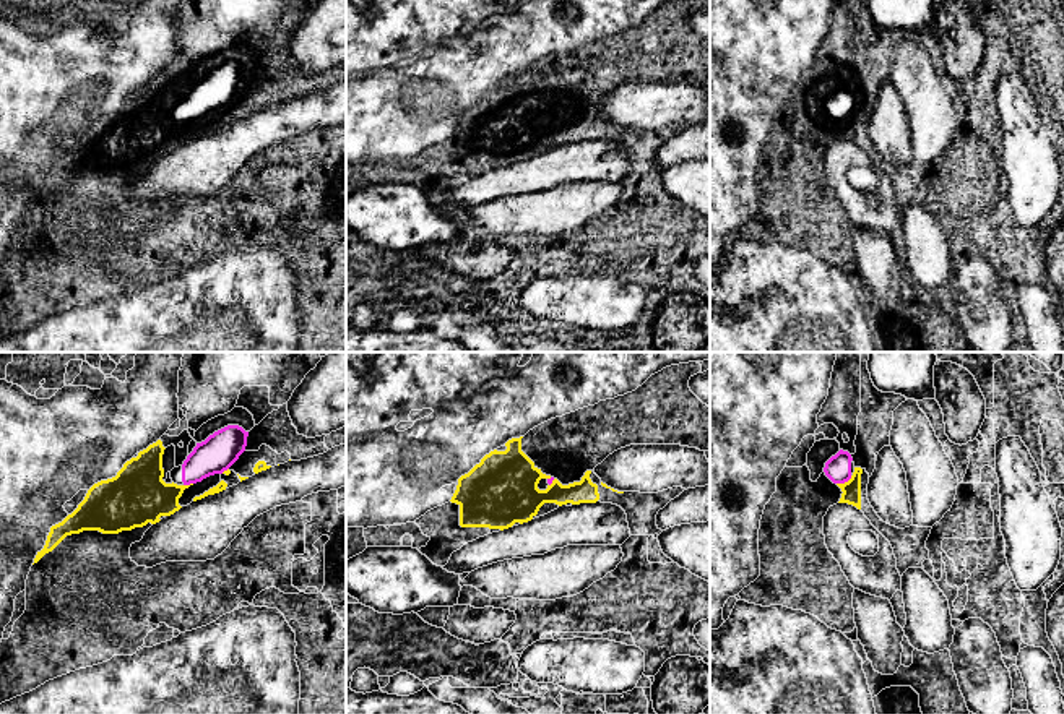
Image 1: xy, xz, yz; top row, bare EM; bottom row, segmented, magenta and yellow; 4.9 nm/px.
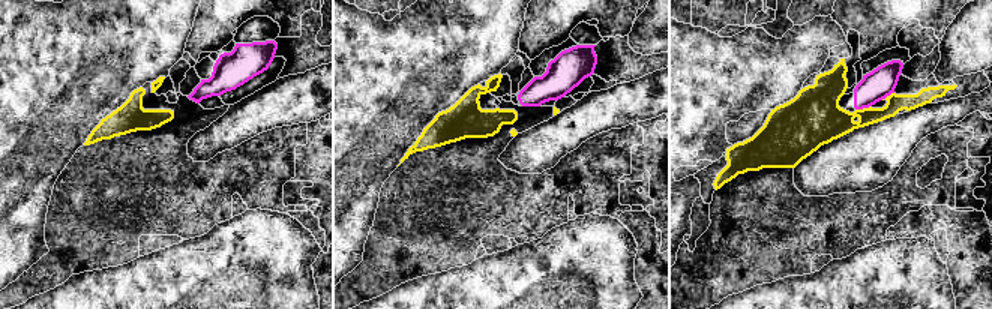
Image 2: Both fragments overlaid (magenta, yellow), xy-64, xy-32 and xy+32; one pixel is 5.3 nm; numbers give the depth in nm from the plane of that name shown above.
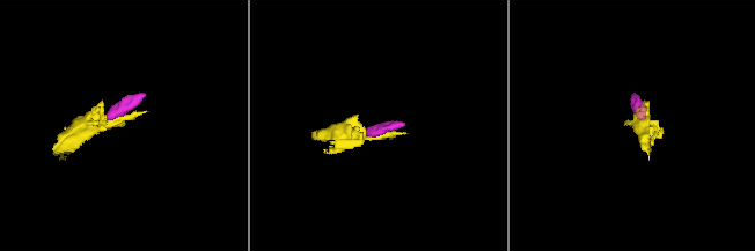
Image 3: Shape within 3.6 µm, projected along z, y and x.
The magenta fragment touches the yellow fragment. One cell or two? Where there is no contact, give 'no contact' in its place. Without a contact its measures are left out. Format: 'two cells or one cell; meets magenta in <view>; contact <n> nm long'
one cell; meets magenta in yz; contact 90 nm long

